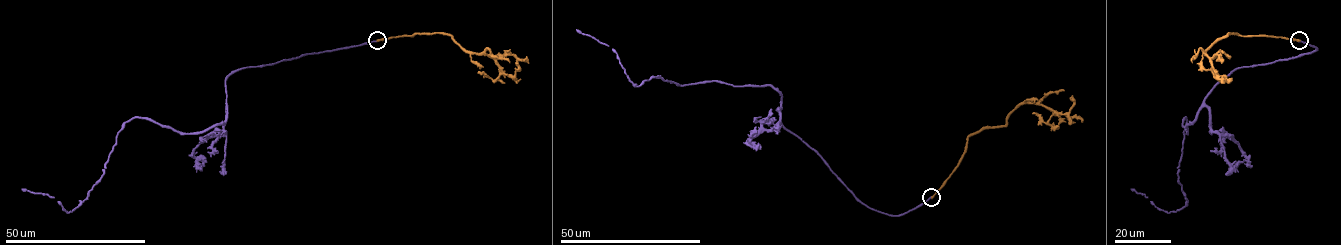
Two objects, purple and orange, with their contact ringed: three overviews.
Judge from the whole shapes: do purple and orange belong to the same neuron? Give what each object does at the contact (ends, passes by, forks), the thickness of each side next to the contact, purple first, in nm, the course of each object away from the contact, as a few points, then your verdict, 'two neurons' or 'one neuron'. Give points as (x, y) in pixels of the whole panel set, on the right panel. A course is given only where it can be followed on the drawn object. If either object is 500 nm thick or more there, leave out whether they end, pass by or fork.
purple ends | orange ends | 240/440 nm | purple via (1298, 40), (1316, 49), (1233, 70), (1188, 133), (1183, 121), (1182, 208), (1157, 208), (1131, 188) | orange via (1299, 40), (1229, 33), (1219, 37), (1205, 53), (1216, 77), (1223, 81), (1214, 71) | two neurons

